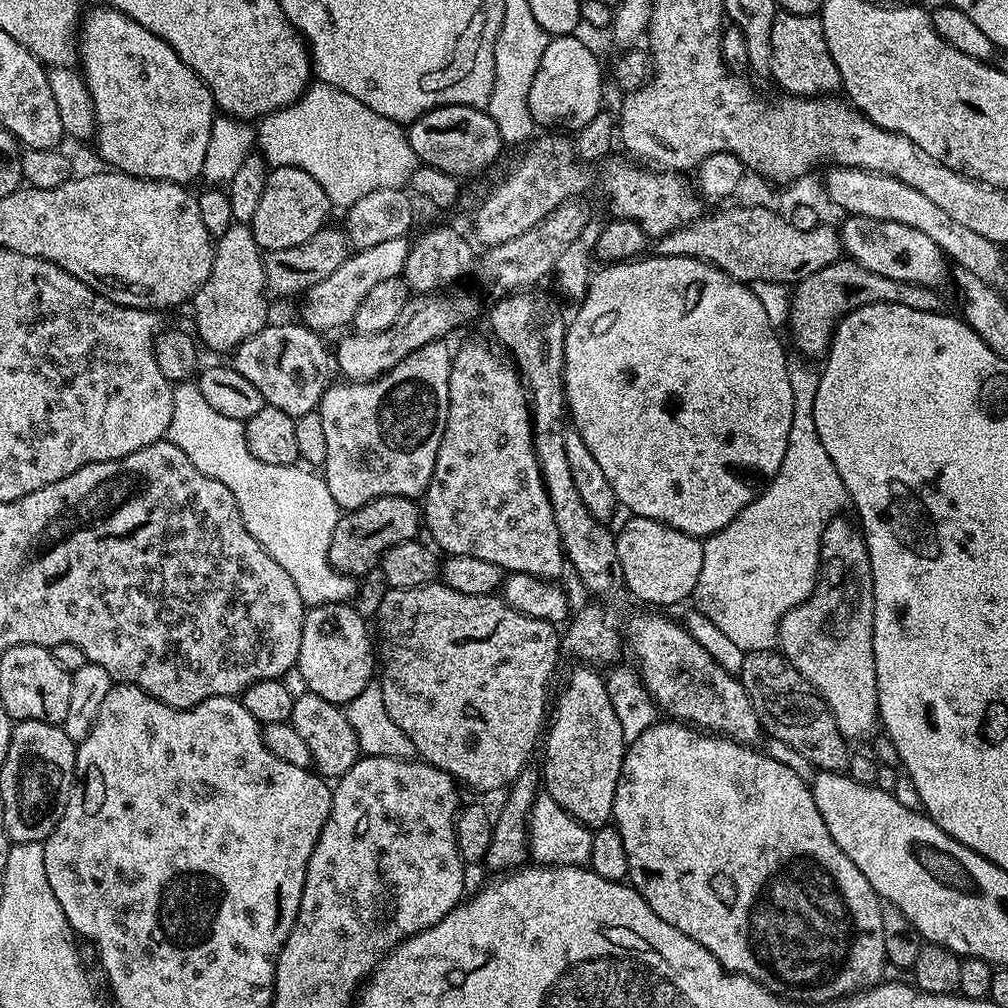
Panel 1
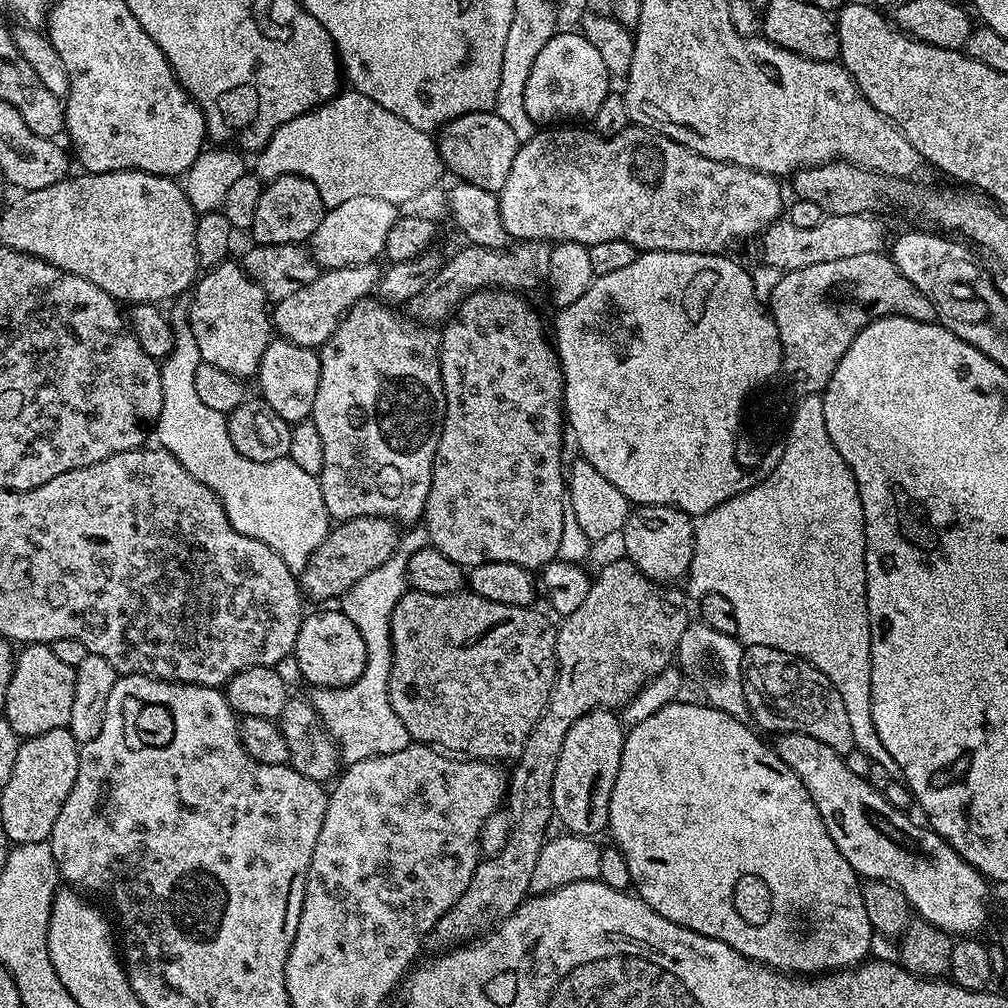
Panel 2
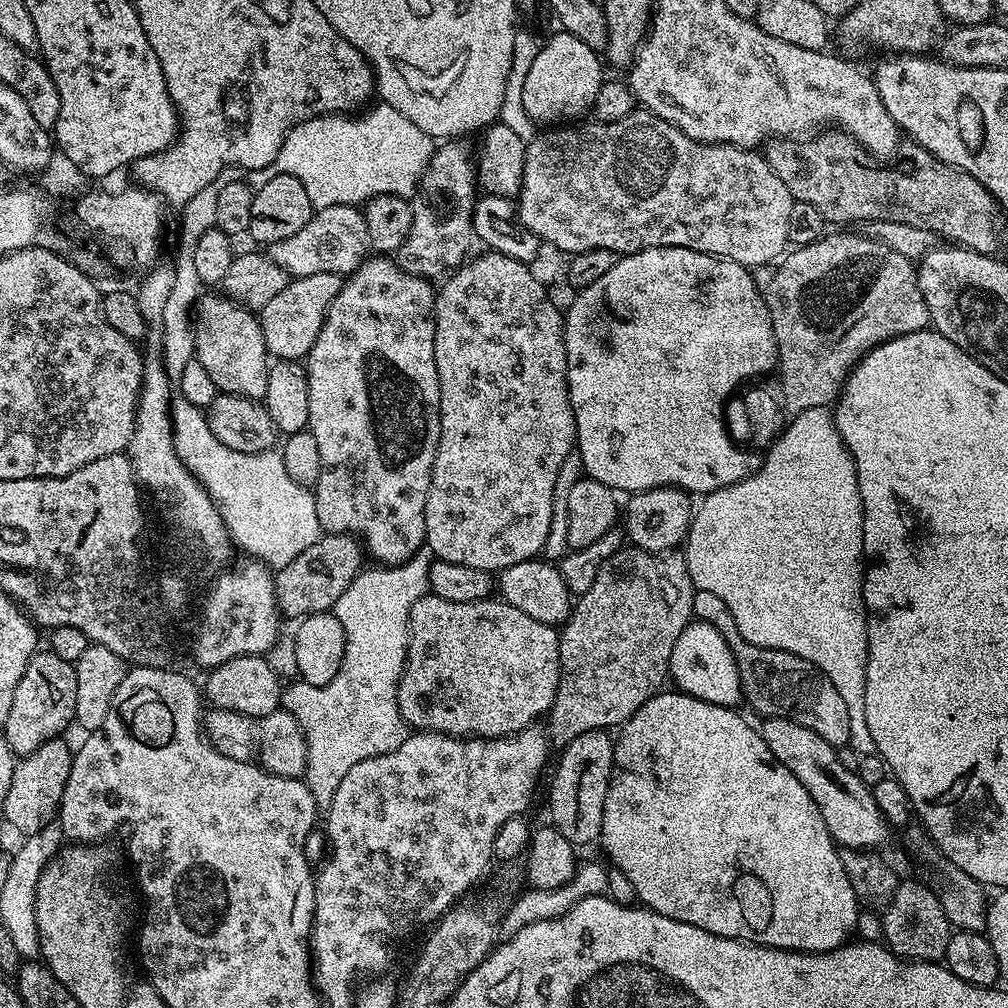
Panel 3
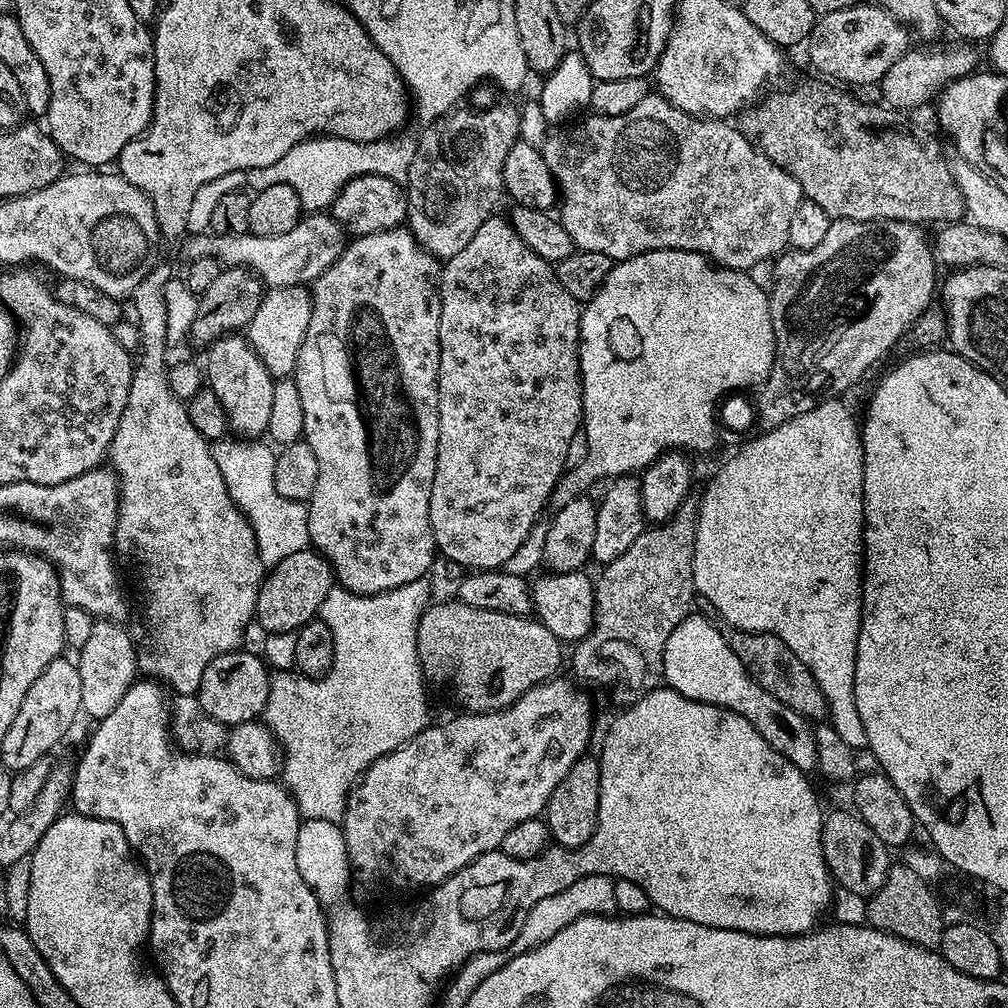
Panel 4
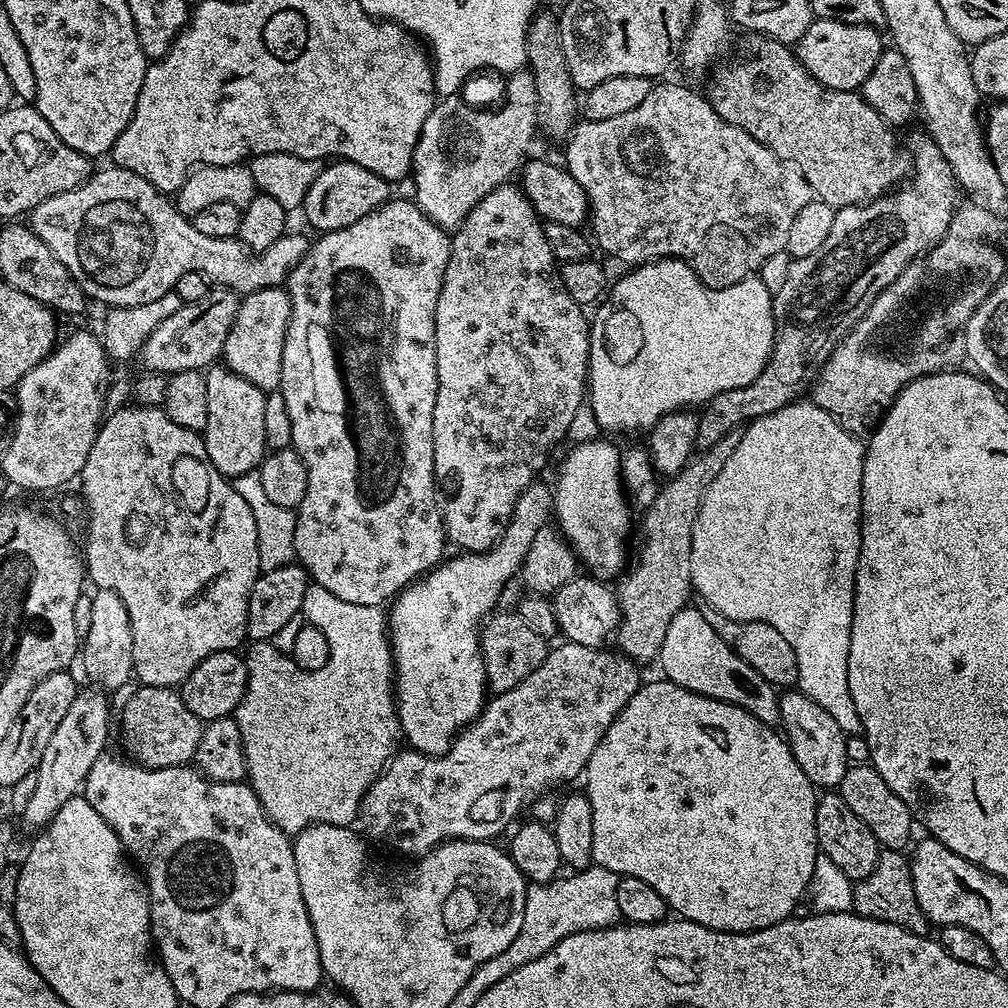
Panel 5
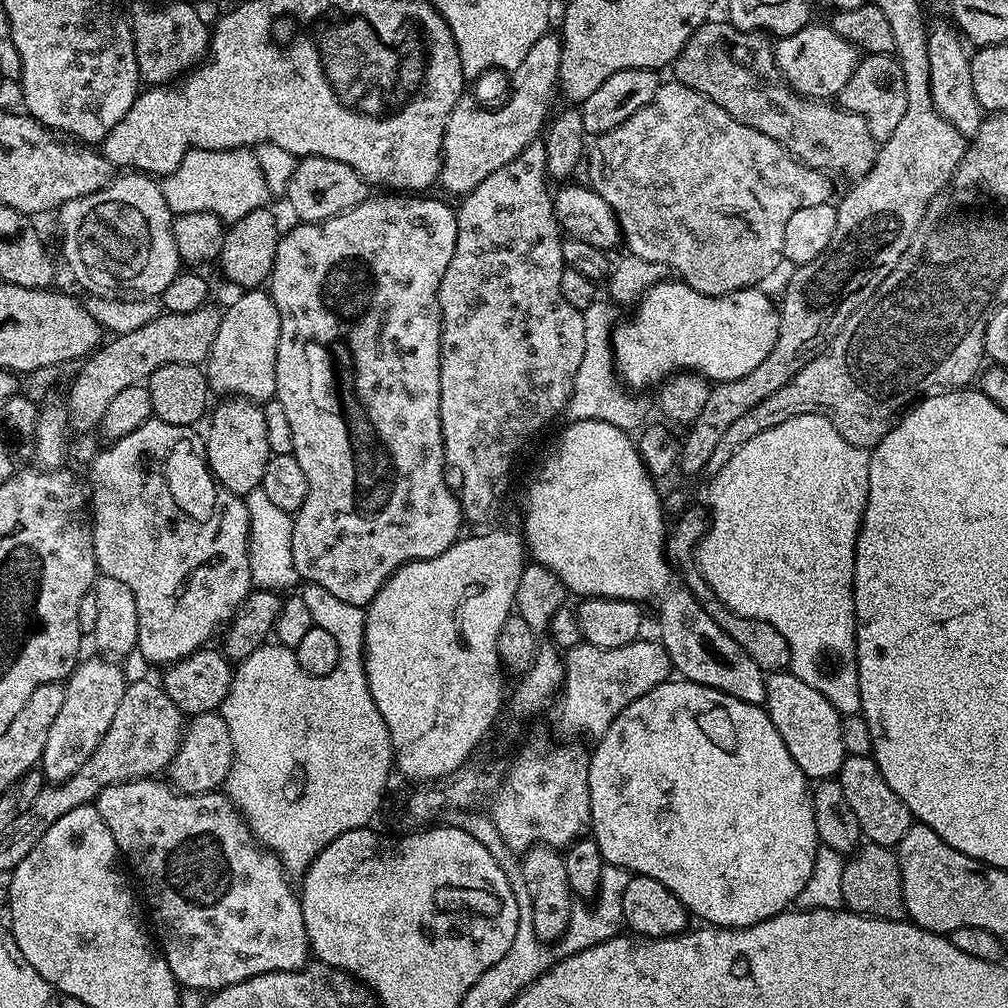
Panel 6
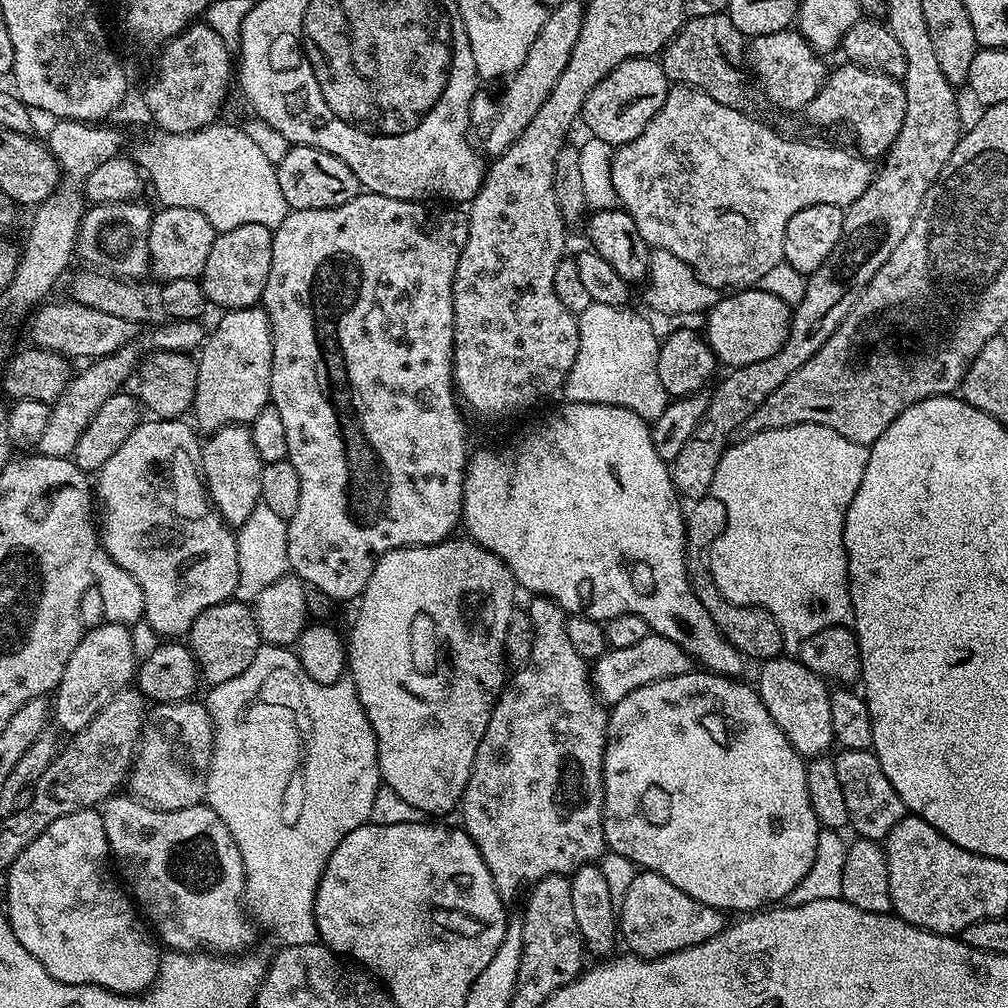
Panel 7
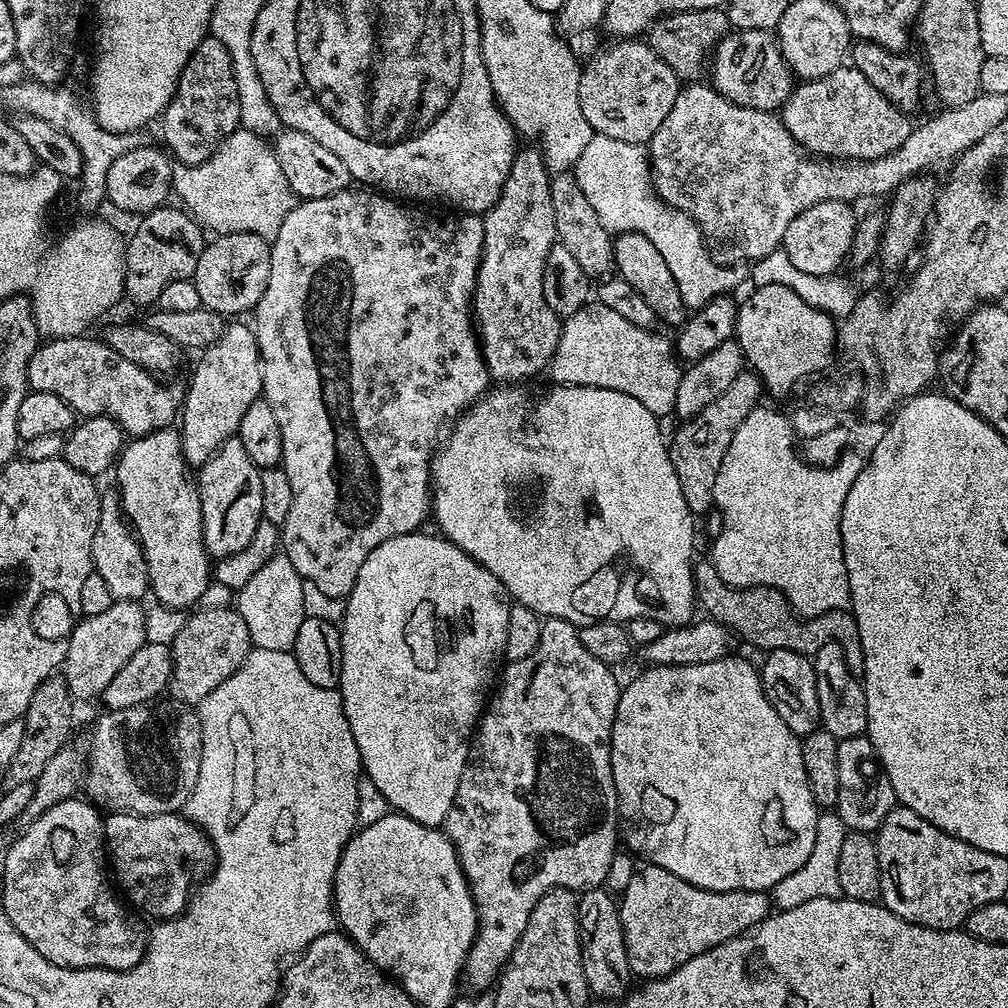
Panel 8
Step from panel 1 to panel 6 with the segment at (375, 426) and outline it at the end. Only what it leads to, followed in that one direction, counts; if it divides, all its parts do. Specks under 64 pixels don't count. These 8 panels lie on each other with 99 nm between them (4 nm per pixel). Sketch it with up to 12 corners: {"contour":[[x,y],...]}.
{"contour":[[456,208],[281,235],[301,581],[364,608],[461,539],[444,477]]}

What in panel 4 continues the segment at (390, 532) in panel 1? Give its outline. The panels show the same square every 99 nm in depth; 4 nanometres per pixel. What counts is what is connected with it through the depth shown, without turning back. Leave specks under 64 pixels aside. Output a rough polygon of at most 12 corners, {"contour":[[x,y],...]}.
{"contour":[[305,550],[271,565],[255,623],[295,632],[334,587],[328,559]]}

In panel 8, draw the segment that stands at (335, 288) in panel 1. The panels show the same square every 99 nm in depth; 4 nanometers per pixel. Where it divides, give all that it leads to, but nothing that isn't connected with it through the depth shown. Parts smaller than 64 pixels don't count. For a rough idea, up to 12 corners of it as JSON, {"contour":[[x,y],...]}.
{"contour":[[232,322],[186,384],[184,461],[199,470],[261,399],[255,331]]}

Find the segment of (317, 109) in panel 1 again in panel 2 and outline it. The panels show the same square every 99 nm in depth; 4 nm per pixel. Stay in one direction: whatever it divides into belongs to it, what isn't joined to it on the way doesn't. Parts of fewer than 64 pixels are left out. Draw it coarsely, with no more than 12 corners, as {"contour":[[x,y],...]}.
{"contour":[[344,90],[278,126],[265,182],[301,176],[325,209],[403,206],[436,184],[429,133]]}

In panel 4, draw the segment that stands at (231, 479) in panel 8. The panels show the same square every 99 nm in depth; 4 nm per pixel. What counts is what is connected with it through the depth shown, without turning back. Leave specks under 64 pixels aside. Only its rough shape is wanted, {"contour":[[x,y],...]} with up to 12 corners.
{"contour":[[243,335],[207,345],[206,384],[237,437],[268,431],[276,380]]}

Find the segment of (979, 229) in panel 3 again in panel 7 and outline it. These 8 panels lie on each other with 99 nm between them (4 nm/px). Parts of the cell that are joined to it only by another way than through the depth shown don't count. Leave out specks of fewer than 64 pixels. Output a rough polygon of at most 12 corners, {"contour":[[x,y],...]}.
{"contour":[[727,11],[695,16],[665,44],[673,85],[739,105],[746,37]]}

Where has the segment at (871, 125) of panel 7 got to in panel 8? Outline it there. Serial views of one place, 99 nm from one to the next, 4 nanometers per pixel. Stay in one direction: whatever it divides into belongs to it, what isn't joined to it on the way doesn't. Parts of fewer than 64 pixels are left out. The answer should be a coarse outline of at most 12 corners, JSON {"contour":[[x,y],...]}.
{"contour":[[858,69],[793,87],[805,152],[874,160],[914,127]]}

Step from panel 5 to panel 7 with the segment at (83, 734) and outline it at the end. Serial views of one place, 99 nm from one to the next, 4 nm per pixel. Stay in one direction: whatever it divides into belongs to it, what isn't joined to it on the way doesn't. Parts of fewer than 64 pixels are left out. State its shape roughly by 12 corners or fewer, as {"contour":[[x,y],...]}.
{"contour":[[127,624],[81,635],[54,693],[75,734],[133,683]]}

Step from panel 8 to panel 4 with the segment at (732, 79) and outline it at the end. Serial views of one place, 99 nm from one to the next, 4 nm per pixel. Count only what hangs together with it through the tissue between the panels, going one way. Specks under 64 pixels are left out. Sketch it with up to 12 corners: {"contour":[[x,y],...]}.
{"contour":[[875,2],[817,19],[808,60],[841,85],[876,86],[910,50]]}

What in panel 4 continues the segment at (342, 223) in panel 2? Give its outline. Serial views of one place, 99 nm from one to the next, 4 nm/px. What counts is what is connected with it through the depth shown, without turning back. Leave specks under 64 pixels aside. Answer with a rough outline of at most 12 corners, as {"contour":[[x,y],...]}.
{"contour":[[308,214],[282,234],[196,234],[189,257],[311,285],[344,253],[345,225]]}

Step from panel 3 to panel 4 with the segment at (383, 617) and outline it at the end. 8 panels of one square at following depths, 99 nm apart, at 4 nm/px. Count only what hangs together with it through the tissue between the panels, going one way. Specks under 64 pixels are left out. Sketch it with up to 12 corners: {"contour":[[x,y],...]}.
{"contour":[[427,579],[319,619],[332,669],[268,681],[263,723],[304,820],[340,824],[378,758],[429,727]]}

